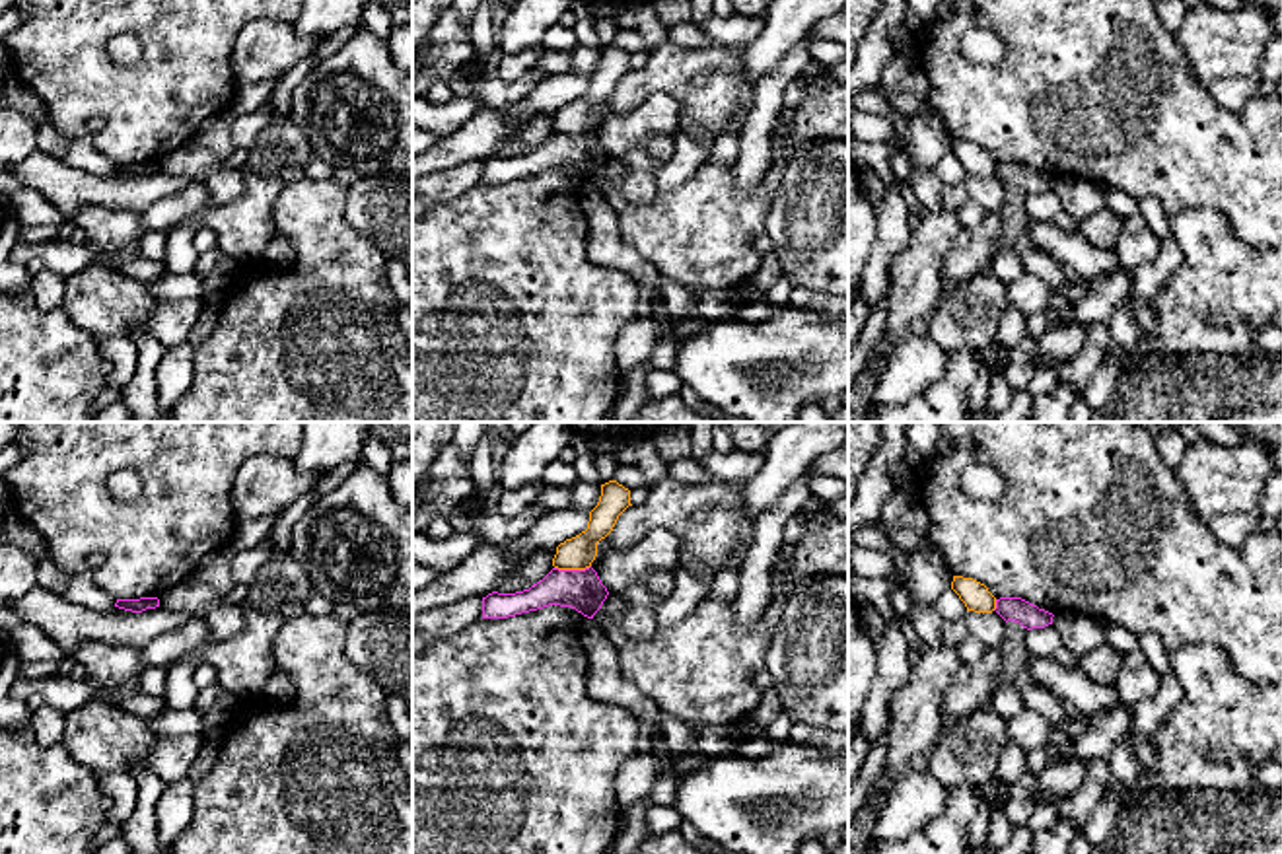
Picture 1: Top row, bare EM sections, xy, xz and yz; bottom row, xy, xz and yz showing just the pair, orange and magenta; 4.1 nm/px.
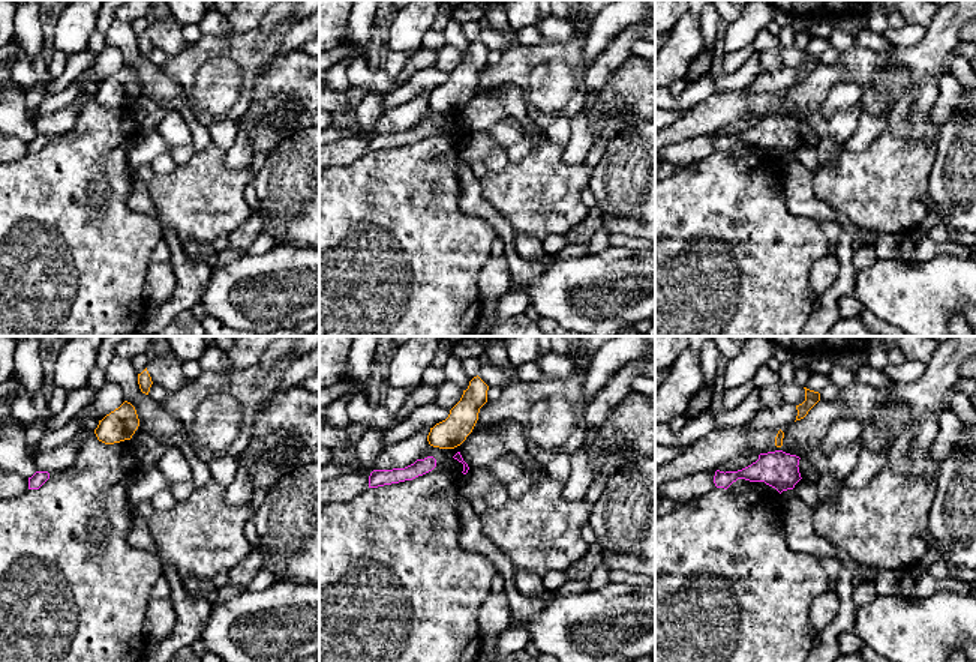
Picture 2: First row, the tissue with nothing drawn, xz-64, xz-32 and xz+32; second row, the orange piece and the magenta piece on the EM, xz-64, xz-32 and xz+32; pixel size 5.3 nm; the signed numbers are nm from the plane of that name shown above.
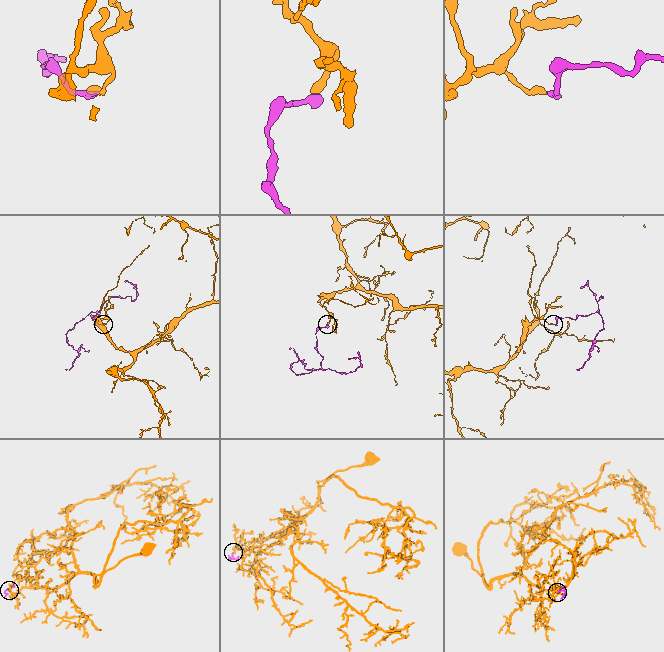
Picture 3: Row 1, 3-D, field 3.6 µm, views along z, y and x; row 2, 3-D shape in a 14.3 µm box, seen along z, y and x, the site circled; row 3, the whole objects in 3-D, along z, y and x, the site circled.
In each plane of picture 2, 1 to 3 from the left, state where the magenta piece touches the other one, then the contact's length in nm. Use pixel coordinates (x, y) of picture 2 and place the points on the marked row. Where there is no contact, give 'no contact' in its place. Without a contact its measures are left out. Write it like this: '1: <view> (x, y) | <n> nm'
1: no contact
2: no contact
3: no contact

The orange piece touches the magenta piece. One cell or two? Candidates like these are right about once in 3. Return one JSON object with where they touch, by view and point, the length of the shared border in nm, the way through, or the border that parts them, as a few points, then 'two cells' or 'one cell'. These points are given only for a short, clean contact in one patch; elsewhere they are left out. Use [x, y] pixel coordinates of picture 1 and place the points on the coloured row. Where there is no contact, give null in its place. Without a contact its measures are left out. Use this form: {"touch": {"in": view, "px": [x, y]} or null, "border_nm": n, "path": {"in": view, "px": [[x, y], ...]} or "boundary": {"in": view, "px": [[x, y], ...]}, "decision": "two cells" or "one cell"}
{"touch": {"in": "xz", "px": [572, 569]}, "border_nm": 150, "boundary": {"in": "xz", "px": [[590, 565], [584, 569], [555, 569]]}, "decision": "two cells"}

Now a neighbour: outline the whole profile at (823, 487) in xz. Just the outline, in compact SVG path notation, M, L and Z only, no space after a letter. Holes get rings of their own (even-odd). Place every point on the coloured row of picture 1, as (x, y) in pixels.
M817 475L809 488L815 498L831 502L848 494L848 480Z

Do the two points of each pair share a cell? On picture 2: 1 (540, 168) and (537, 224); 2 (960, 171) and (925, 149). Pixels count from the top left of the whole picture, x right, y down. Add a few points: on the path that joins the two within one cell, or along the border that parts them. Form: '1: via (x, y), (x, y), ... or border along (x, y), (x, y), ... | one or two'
1: via (540, 182), (540, 195), (532, 210) | one
2: border along (937, 147), (927, 191) | two

